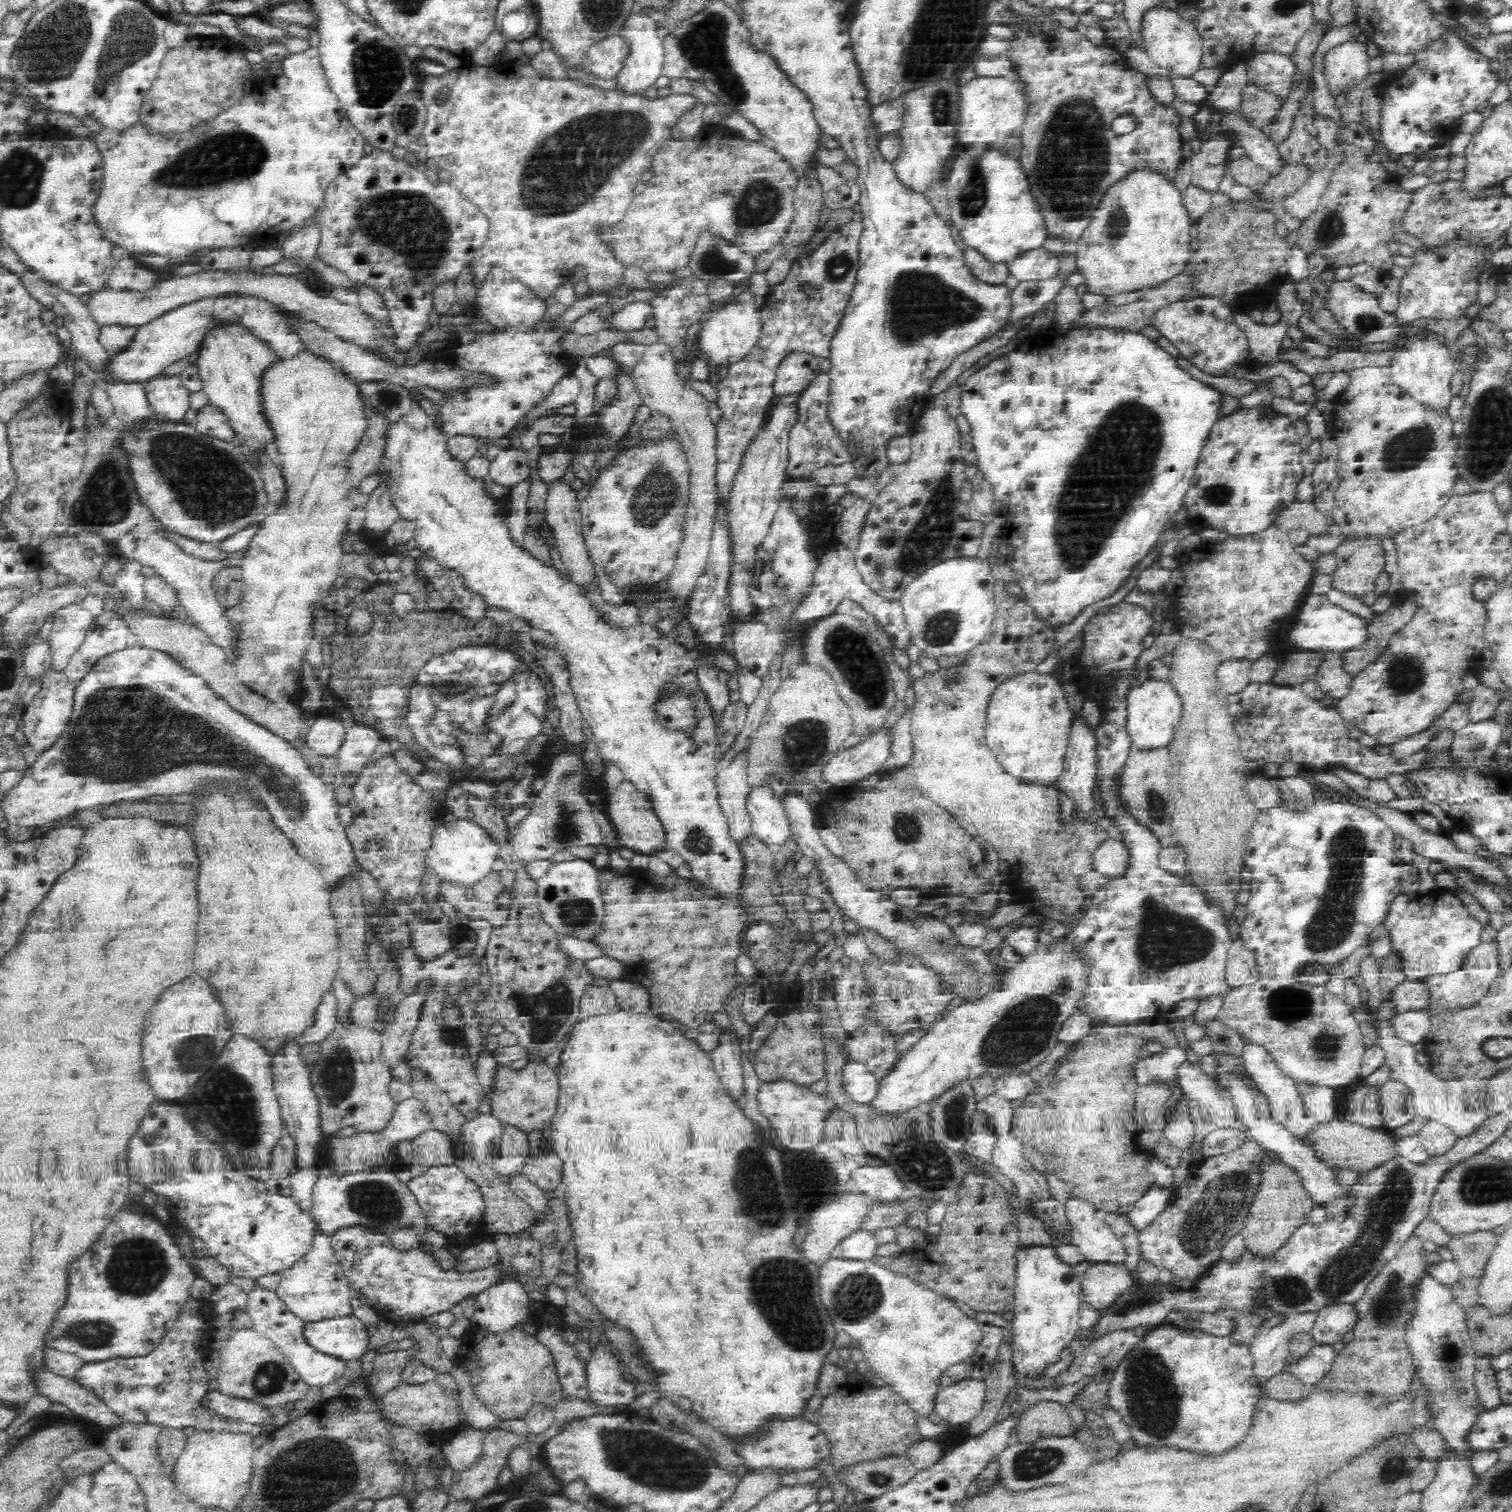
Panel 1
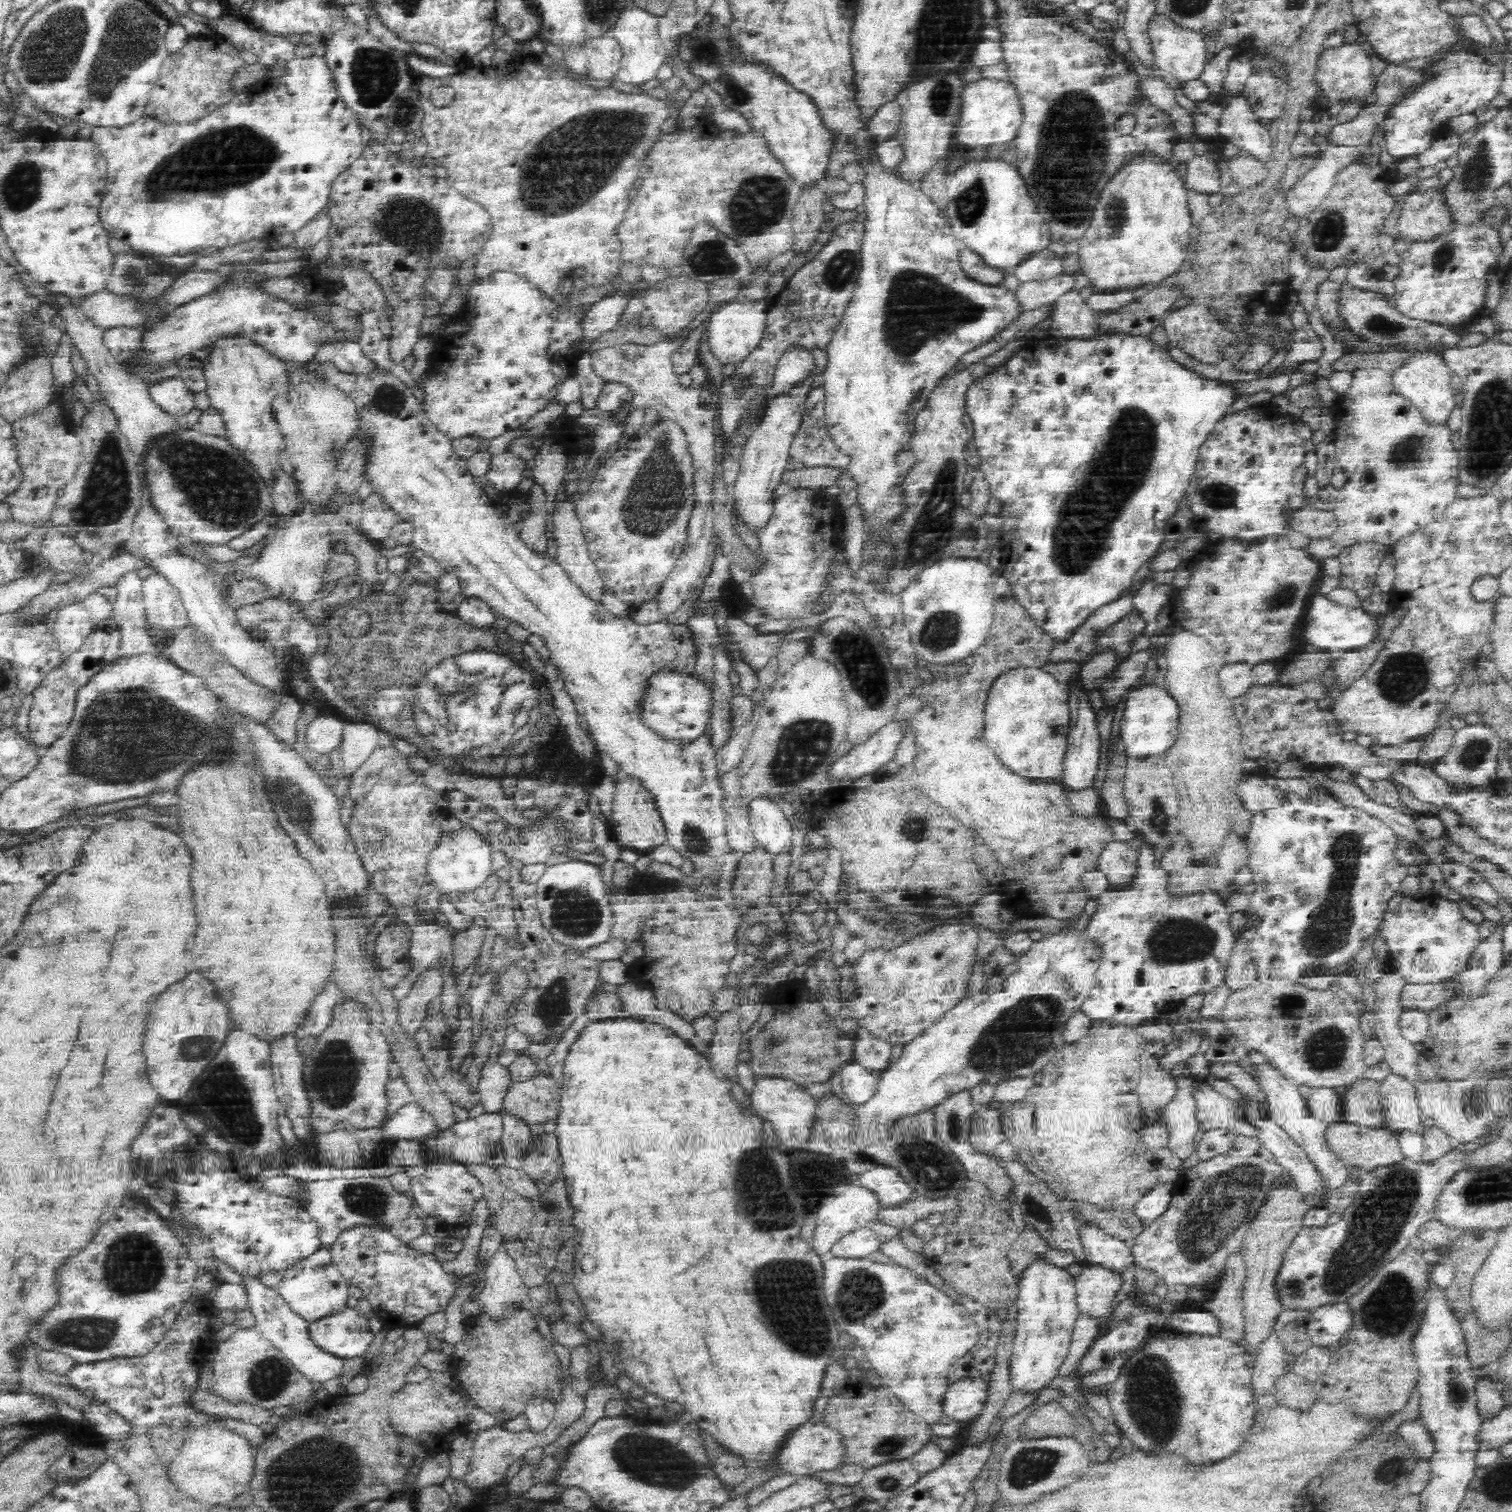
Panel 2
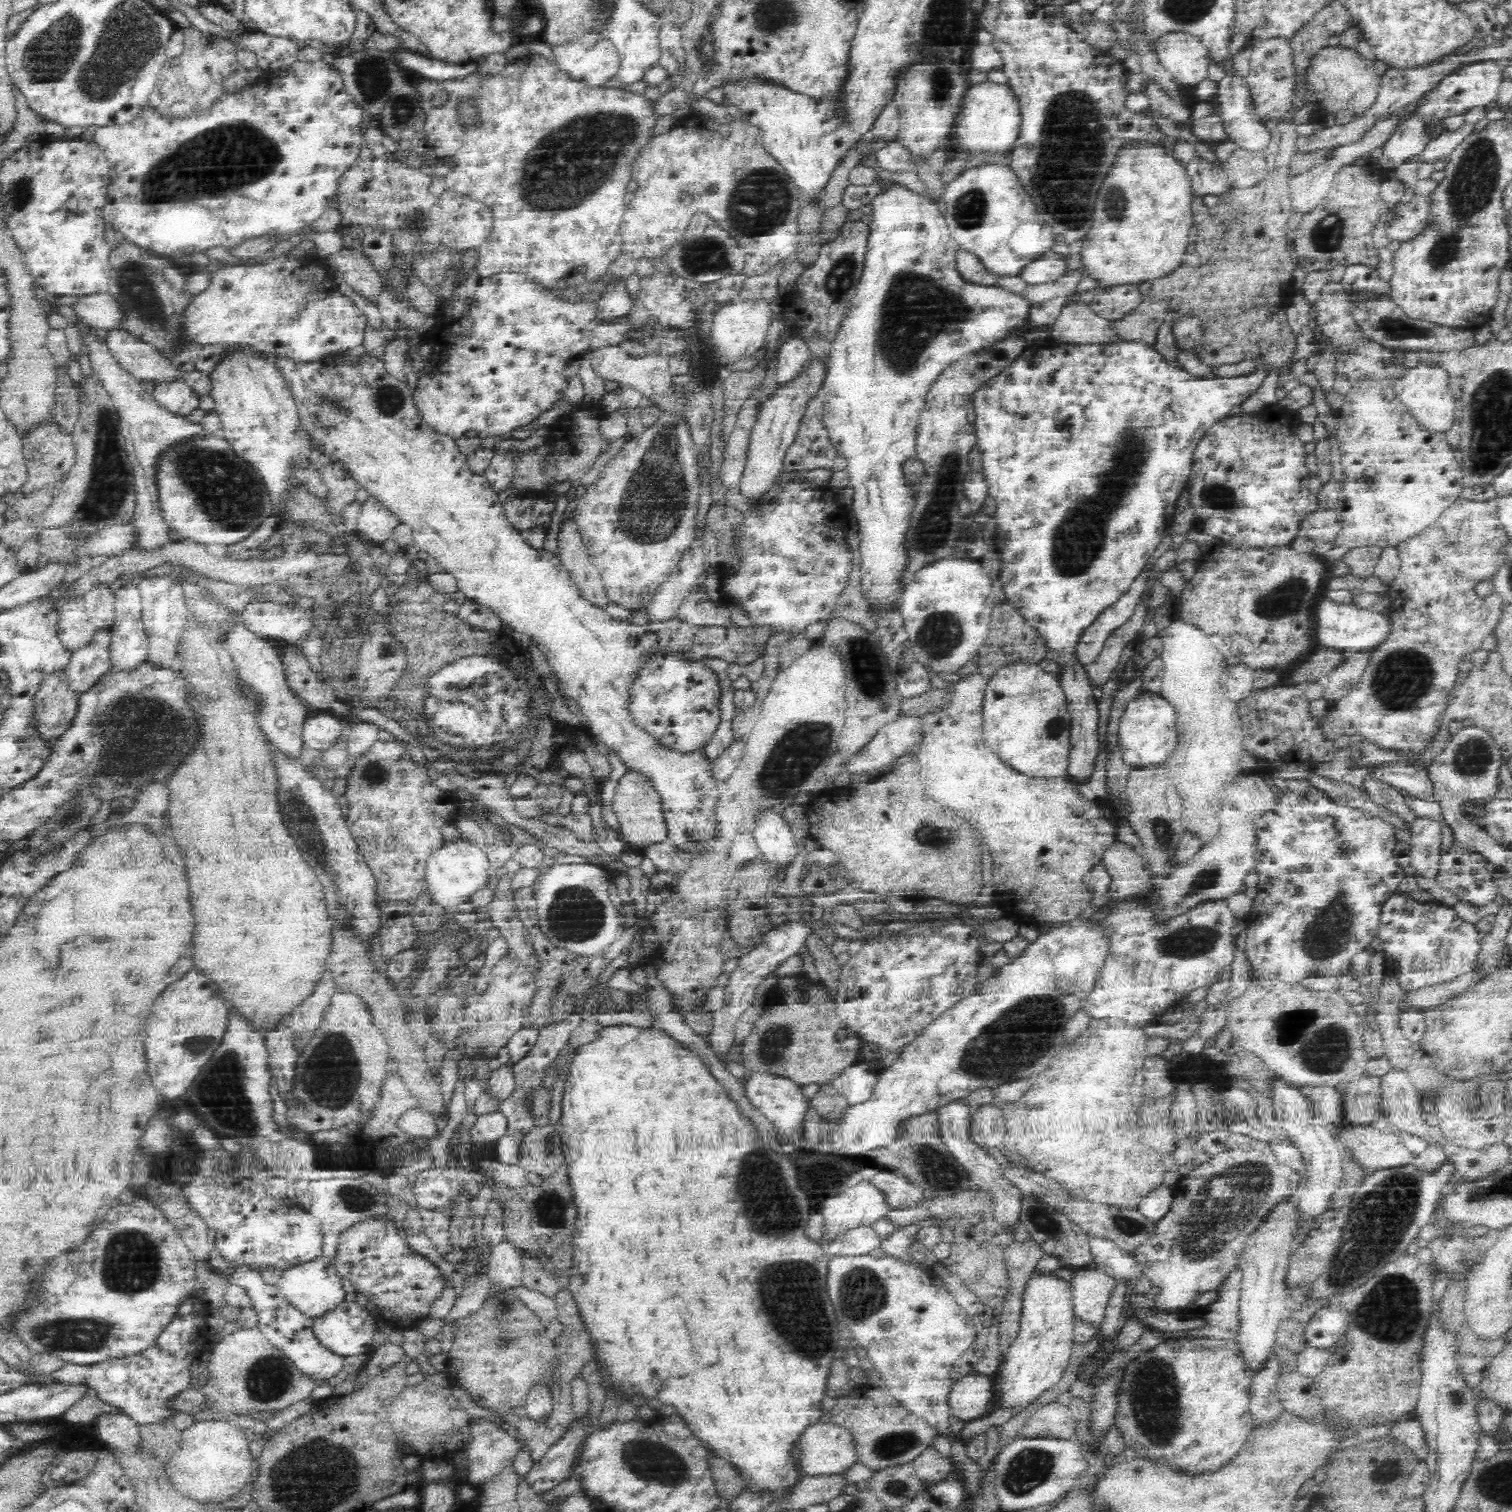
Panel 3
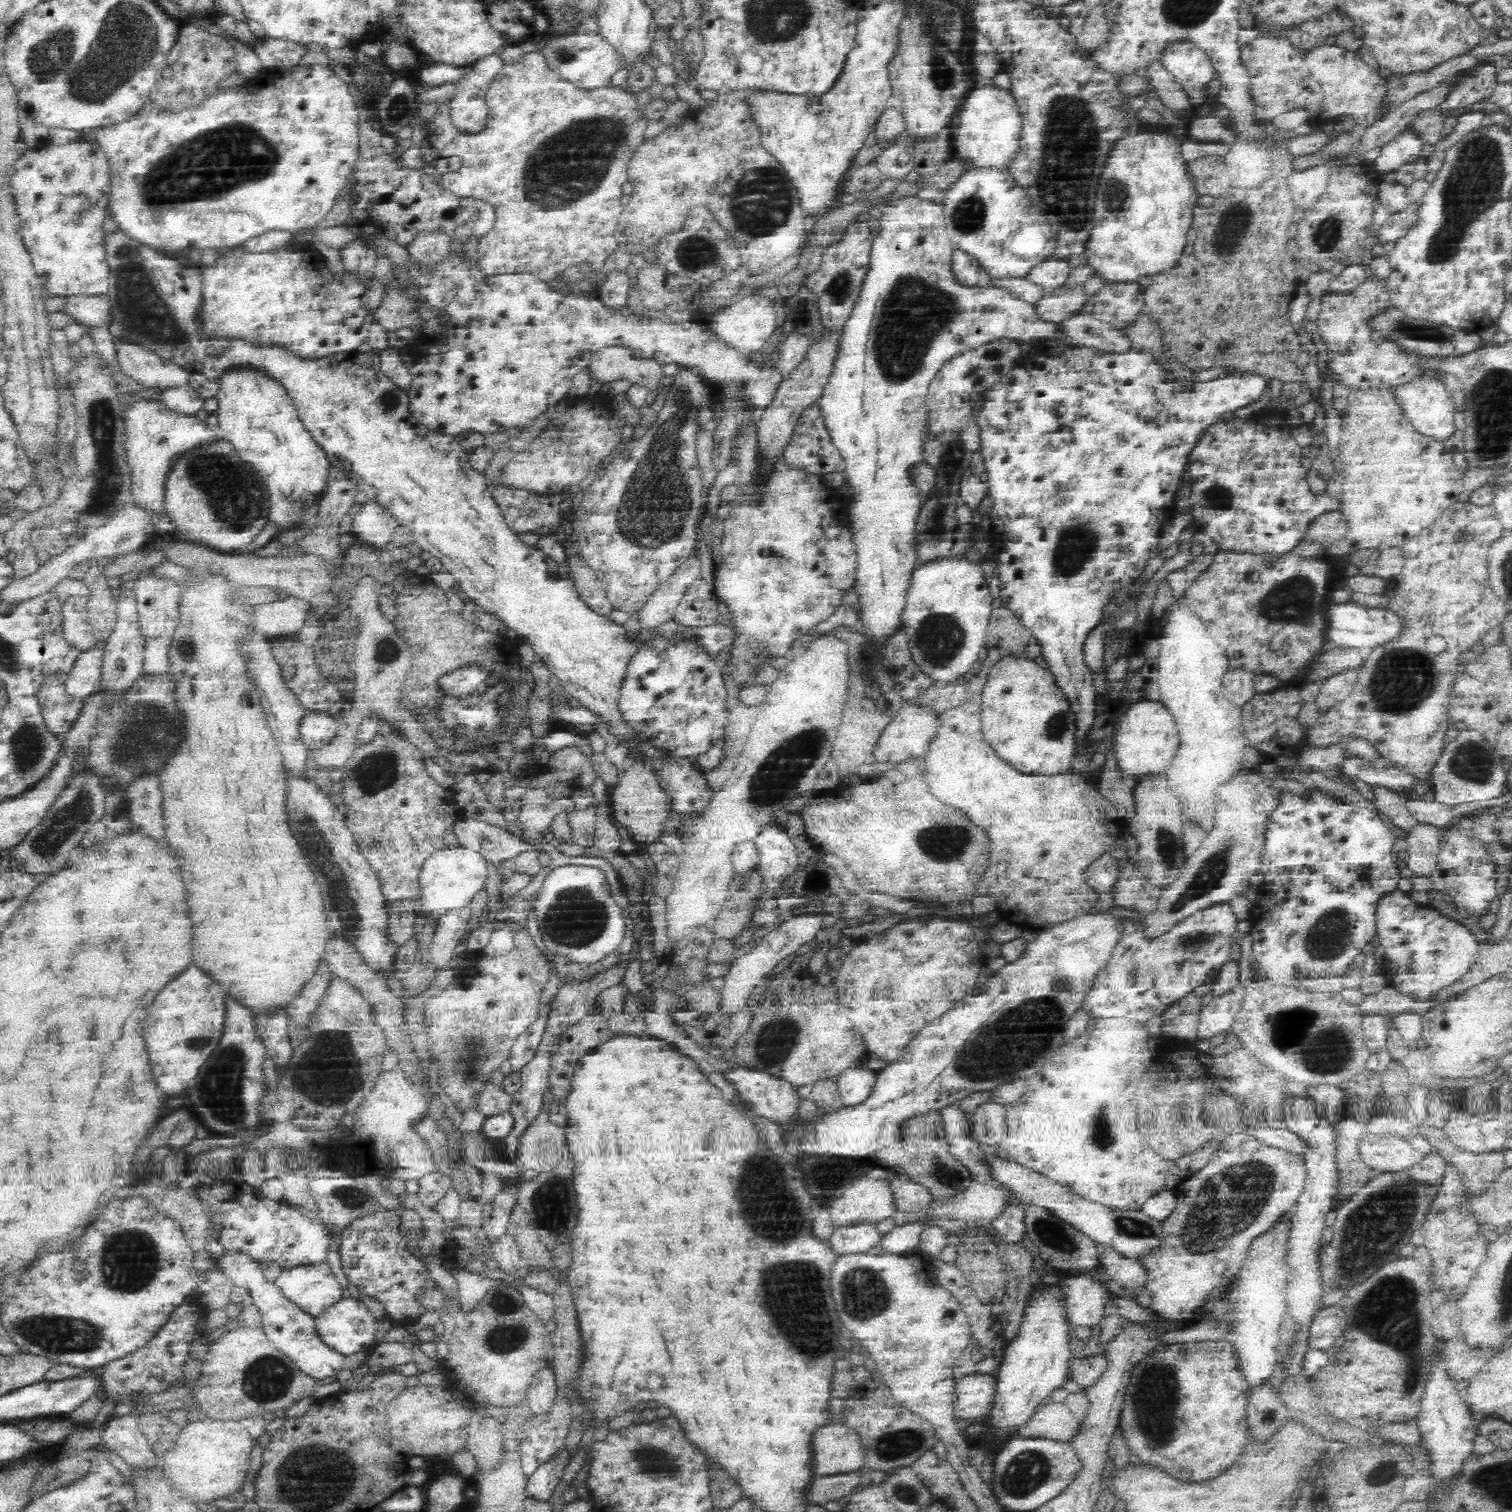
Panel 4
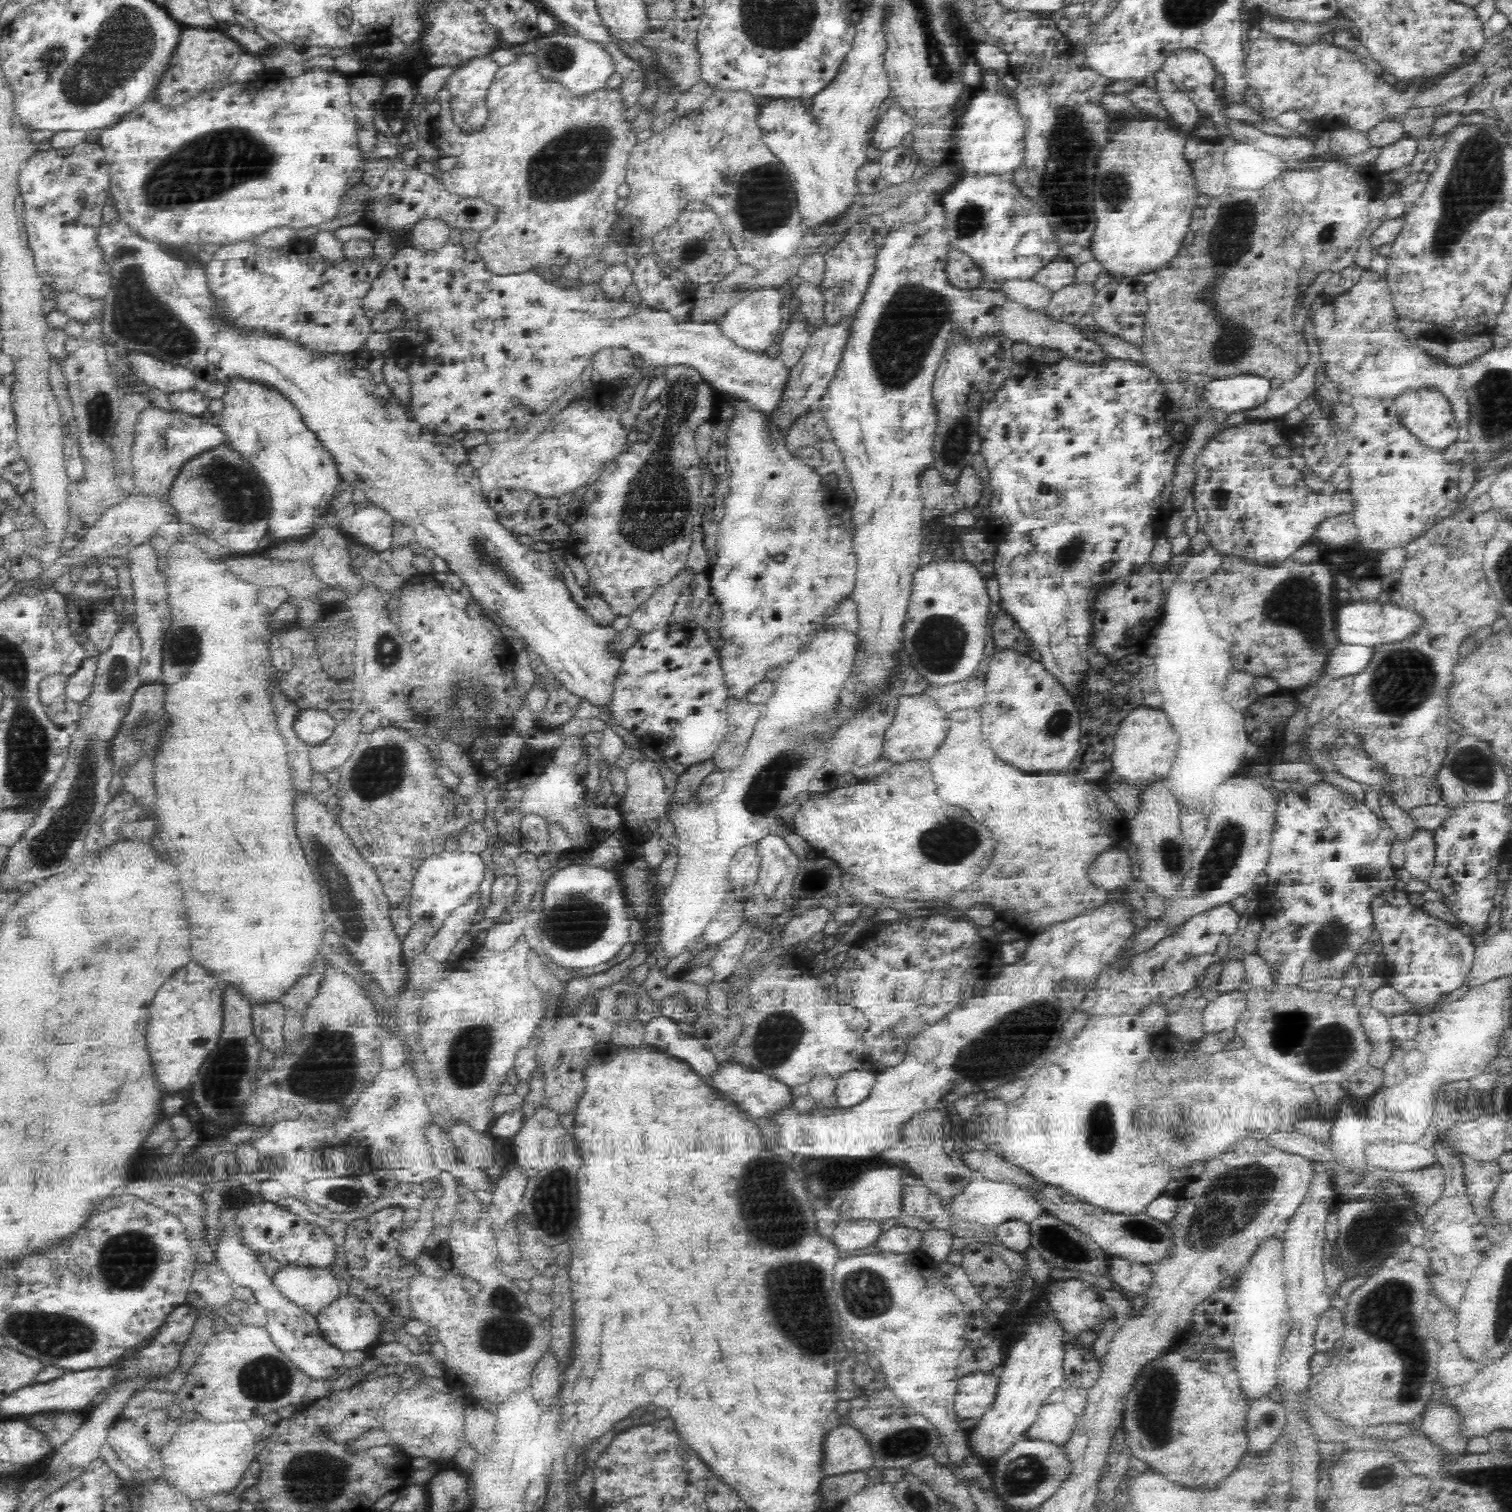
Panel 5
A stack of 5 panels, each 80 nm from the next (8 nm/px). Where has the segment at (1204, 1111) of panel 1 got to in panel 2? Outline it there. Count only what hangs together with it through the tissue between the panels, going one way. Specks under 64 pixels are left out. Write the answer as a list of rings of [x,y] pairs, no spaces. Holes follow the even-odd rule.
[[[1205,1080],[1192,1082],[1192,1093],[1197,1101],[1196,1117],[1202,1130],[1227,1128],[1248,1137],[1257,1138],[1260,1129],[1246,1120],[1240,1125],[1240,1108],[1234,1101],[1216,1092]]]

